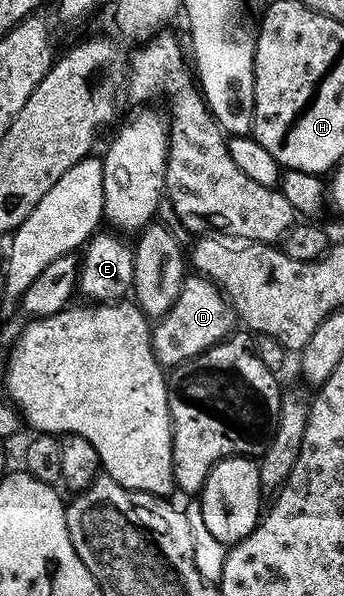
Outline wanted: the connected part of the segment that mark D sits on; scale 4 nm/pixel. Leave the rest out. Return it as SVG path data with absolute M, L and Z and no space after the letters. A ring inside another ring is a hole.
M184 276L183 286L177 295L177 303L163 317L154 322L151 330L151 349L156 360L164 367L180 365L193 357L200 357L206 349L212 349L232 336L237 317L223 290L206 277Z

